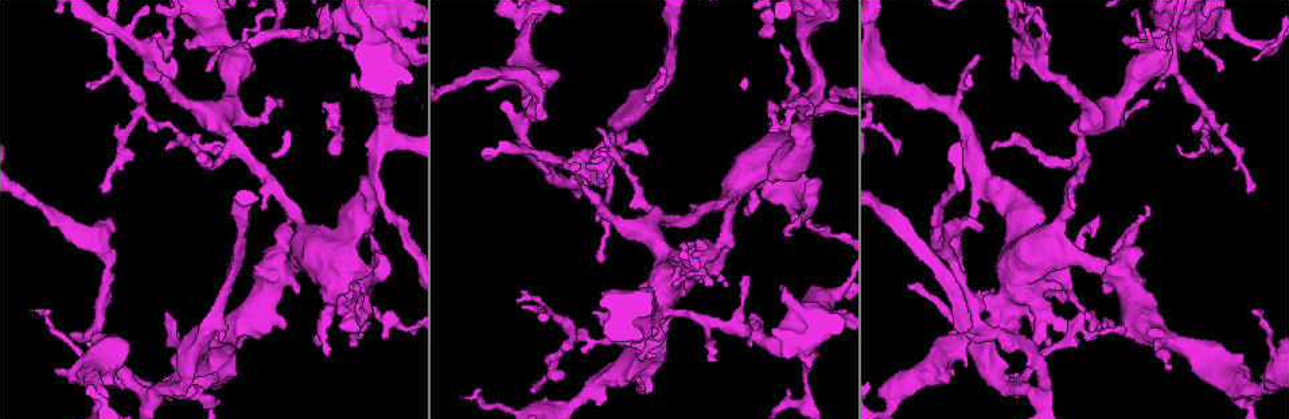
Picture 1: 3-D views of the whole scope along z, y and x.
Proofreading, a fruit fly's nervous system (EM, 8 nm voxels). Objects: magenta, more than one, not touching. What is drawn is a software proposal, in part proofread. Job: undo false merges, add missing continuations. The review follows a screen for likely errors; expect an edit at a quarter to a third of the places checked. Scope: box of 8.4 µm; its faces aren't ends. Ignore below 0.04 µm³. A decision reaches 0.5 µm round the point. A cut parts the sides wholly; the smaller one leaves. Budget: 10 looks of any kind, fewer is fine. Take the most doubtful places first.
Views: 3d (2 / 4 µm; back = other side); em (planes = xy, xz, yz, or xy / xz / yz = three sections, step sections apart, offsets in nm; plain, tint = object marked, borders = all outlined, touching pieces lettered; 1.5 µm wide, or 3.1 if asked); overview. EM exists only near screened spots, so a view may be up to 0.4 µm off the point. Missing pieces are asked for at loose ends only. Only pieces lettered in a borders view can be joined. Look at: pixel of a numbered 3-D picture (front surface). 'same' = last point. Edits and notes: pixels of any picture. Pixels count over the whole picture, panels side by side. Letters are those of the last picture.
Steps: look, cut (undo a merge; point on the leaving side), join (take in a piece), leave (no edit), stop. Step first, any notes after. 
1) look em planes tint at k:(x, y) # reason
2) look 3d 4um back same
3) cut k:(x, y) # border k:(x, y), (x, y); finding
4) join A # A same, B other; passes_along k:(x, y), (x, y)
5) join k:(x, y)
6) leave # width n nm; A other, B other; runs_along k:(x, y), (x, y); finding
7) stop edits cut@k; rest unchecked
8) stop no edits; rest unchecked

look 3d 4um at 1:(647, 154) # an open end

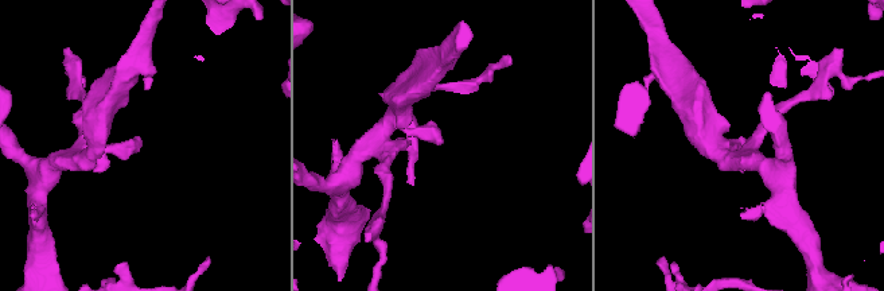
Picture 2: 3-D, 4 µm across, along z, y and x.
look em planes borders at 2:(744, 139)

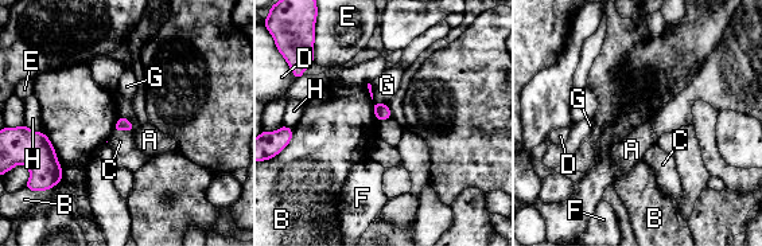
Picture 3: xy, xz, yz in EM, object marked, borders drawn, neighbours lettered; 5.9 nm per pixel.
leave # longest_contact B 240 nm; A other, B other, C other, D other, E other, F other, G other, H other; border 3:(113, 129), (132, 132); none of them fits

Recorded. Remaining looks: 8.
look 3d 4um at 1:(667, 309) # three arms meet

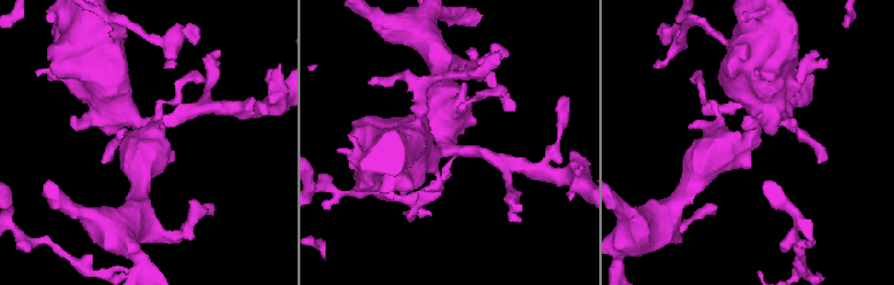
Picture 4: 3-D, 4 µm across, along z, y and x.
look em xy step 4 borders at 4:(753, 134) # need the tissue

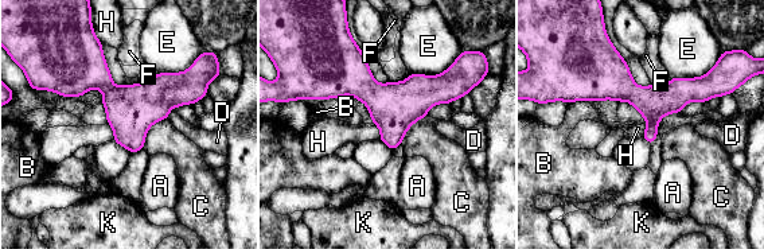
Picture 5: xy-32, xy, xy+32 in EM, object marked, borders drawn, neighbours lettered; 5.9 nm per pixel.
leave # longest_contact E 300 nm; A other, B other, C other, D other, E other, F other, H other, K other; runs_along 5:(462, 92), (324, 86), (312, 94); one neuron here

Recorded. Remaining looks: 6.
look 3d 2um at 1:(72, 333) # an open end

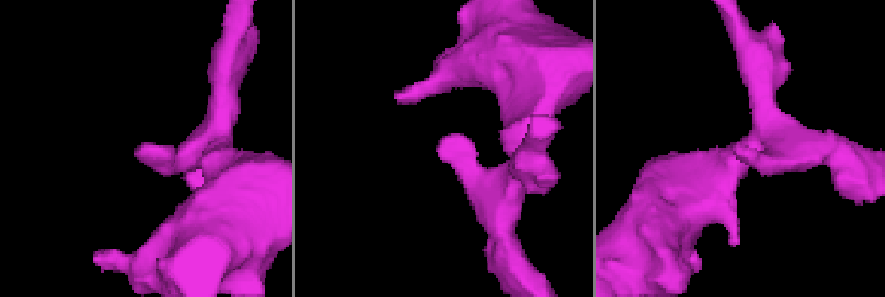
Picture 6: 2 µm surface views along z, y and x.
look em planes borders at 6:(736, 153)

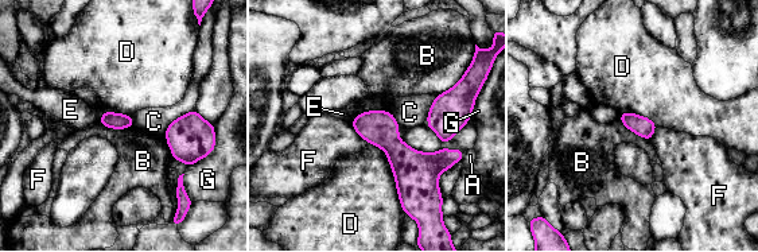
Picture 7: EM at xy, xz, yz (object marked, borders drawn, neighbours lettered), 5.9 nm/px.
leave # A other, B other, C other, D other, E other, F other, G other; border 7:(619, 117), (628, 128), (649, 140); no lettered piece goes on from it

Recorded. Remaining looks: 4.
look em planes plain at 1:(746, 214) # an open end

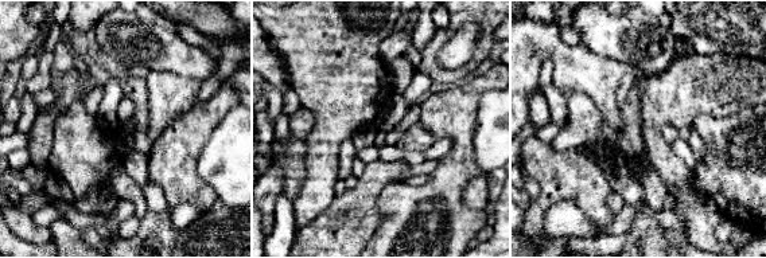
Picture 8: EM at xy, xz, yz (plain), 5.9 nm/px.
look em planes borders same

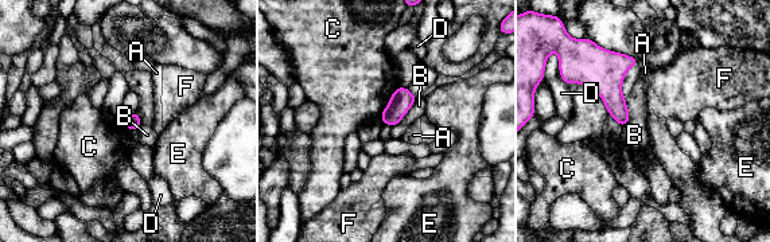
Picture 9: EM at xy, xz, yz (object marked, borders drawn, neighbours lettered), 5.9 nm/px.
leave # A other, B other, C other, D other, E other, F other; border 9:(417, 98), (392, 127); no lettered piece goes on from it

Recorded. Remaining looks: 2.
stop no edits; rest unchecked

